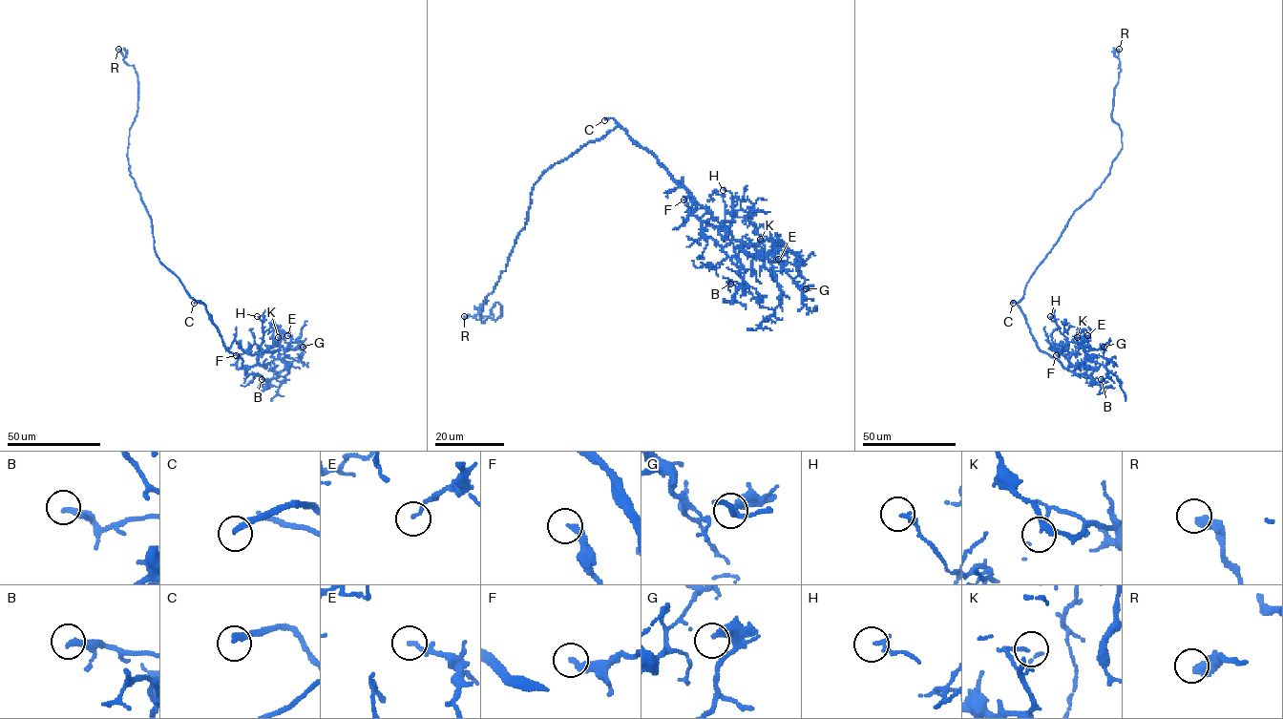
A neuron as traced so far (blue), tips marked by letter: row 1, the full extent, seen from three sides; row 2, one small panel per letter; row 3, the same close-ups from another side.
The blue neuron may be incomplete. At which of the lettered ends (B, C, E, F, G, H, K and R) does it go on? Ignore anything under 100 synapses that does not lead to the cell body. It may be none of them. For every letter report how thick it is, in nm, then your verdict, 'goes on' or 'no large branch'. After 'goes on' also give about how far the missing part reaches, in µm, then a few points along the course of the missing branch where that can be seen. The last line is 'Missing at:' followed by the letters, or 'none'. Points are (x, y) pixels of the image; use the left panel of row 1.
B: 280 nm | no large branch
C: 280 nm | goes on | 9 µm
E: 150 nm | no large branch
F: 220 nm | no large branch
G: 220 nm | no large branch
H: 150 nm | no large branch
K: 70 nm | no large branch
R: 400 nm | no large branch
Missing at: C

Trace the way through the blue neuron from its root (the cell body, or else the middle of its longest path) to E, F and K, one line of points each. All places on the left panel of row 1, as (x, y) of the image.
E: (164, 265), (191, 297), (205, 306), (223, 346), (242, 360), (242, 368), (278, 359), (291, 341), (287, 335)
F: (164, 265), (191, 297), (205, 306), (224, 347), (242, 360), (241, 368), (257, 361), (256, 353), (236, 355)
K: (164, 265), (191, 297), (205, 306), (223, 346), (242, 360), (242, 368), (255, 365), (281, 340), (278, 337)

